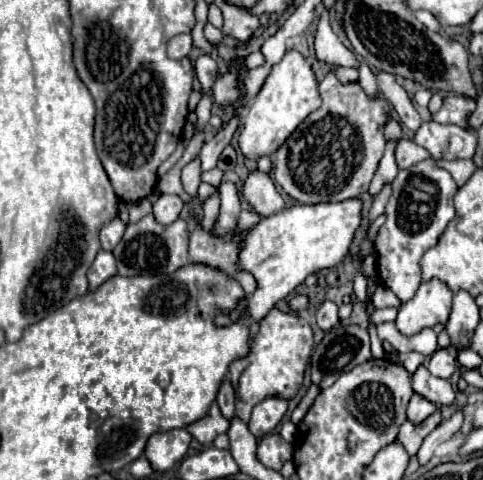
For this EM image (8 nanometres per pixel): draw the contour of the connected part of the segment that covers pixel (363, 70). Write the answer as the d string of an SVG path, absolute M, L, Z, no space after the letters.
M361 60L361 64L359 64L359 68L357 68L357 72L359 72L359 84L361 84L361 88L365 90L365 94L371 98L371 100L375 100L375 98L381 98L379 96L379 90L377 90L377 82L375 82L375 74L371 72L371 68Z

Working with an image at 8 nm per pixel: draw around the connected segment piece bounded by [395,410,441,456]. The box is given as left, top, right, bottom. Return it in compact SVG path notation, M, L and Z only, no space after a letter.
M437 410L435 414L431 414L427 420L423 420L421 424L411 424L411 422L407 420L407 422L401 424L395 442L401 444L401 446L407 450L409 456L415 456L417 450L419 450L419 446L421 446L421 442L423 442L423 438L425 438L439 422L441 422L441 412L439 412L439 410Z

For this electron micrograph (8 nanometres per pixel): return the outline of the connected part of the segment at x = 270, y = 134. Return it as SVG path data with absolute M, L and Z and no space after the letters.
M287 50L283 60L277 62L263 88L255 96L255 100L249 104L249 110L243 118L243 130L239 136L239 146L243 156L257 160L259 156L273 154L283 140L313 112L321 106L321 96L317 90L317 80L311 64L303 58L297 50Z

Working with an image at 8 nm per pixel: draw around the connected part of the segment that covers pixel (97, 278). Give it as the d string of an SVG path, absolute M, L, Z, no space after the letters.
M101 250L93 262L93 266L87 272L89 278L89 290L95 290L99 284L103 284L103 280L111 278L117 274L117 266L115 266L115 256L107 250Z

